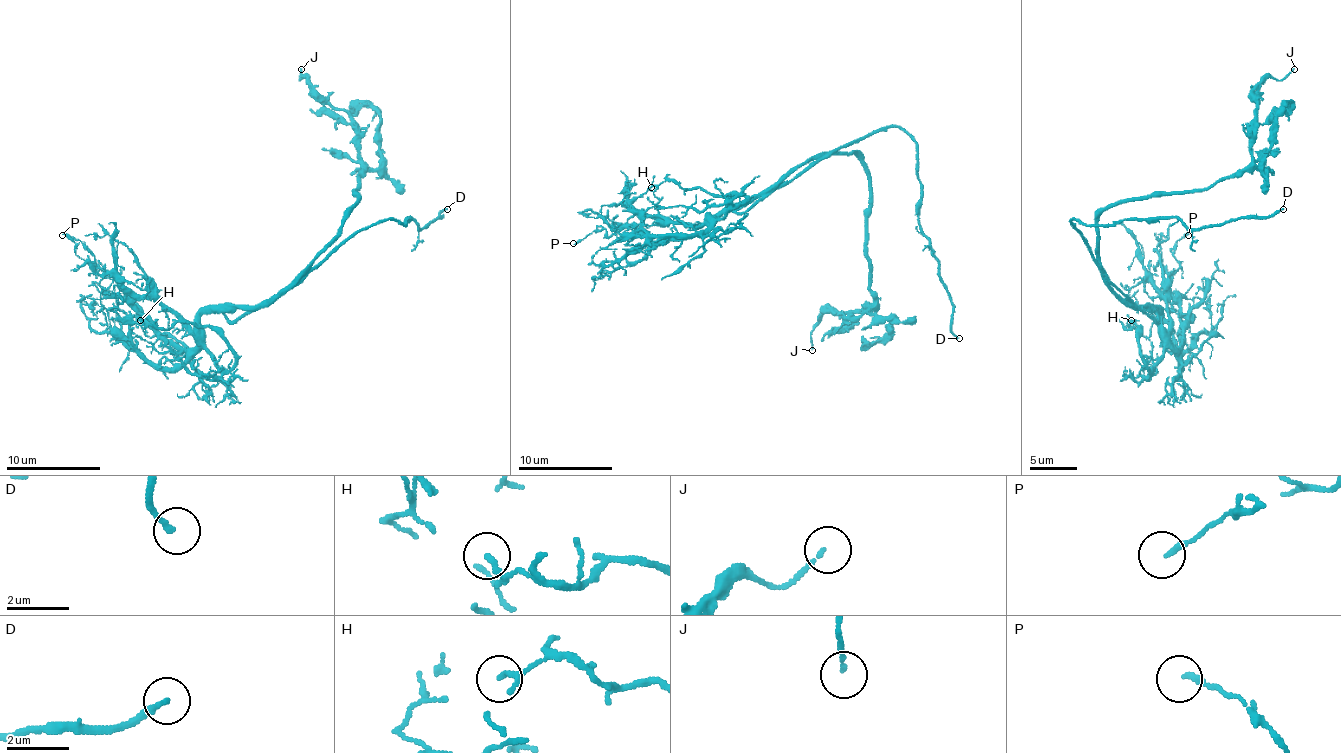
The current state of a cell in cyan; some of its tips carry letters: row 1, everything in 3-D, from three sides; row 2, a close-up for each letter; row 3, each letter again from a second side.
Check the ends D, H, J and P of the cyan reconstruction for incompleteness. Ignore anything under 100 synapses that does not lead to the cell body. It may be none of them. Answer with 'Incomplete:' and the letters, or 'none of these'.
Incomplete: D

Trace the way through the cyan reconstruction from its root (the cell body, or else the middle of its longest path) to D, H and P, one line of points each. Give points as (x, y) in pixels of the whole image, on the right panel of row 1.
D: (1098, 263), (1072, 220), (1115, 225), (1178, 218), (1188, 227), (1204, 227), (1283, 209)
H: (1098, 263), (1122, 298), (1162, 315), (1164, 353), (1152, 365), (1141, 353), (1141, 327), (1126, 329), (1131, 320)
P: (1098, 263), (1122, 298), (1162, 315), (1178, 348), (1181, 306), (1169, 277), (1181, 265), (1174, 244), (1188, 235)

